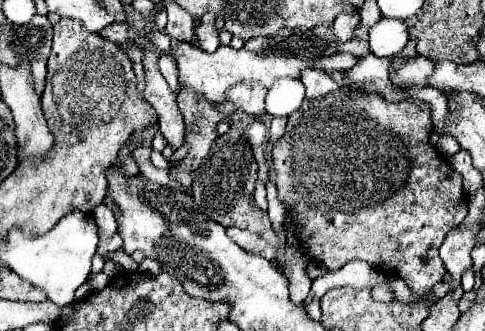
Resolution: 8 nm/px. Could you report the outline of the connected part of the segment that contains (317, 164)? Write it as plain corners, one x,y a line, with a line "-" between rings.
342,87
340,91
328,95
328,97
320,99
320,101
304,99
302,107
288,117
286,133
274,145
274,151
272,151
274,171
276,171
276,187
278,187
278,199
286,207
292,209
294,221
298,225
300,247
304,249
304,253
310,259
322,261
328,271
338,271
344,263
348,263
352,259
362,259
374,269
380,269
384,273
392,273
392,275
402,277
406,281
406,285
410,287
410,291
416,293
416,295
428,293
434,283
442,281
442,277
446,275
446,267
444,267
444,263
442,263
442,259
438,255
438,249
440,249
446,233
450,229
458,227
462,223
462,219
468,215
468,199
464,197
464,191
462,191
462,175
456,173
454,169
450,169
448,161
430,145
430,133
432,133
430,111
432,111
430,105
424,103
424,101
390,103
378,93
362,95
362,93
352,93
348,87

